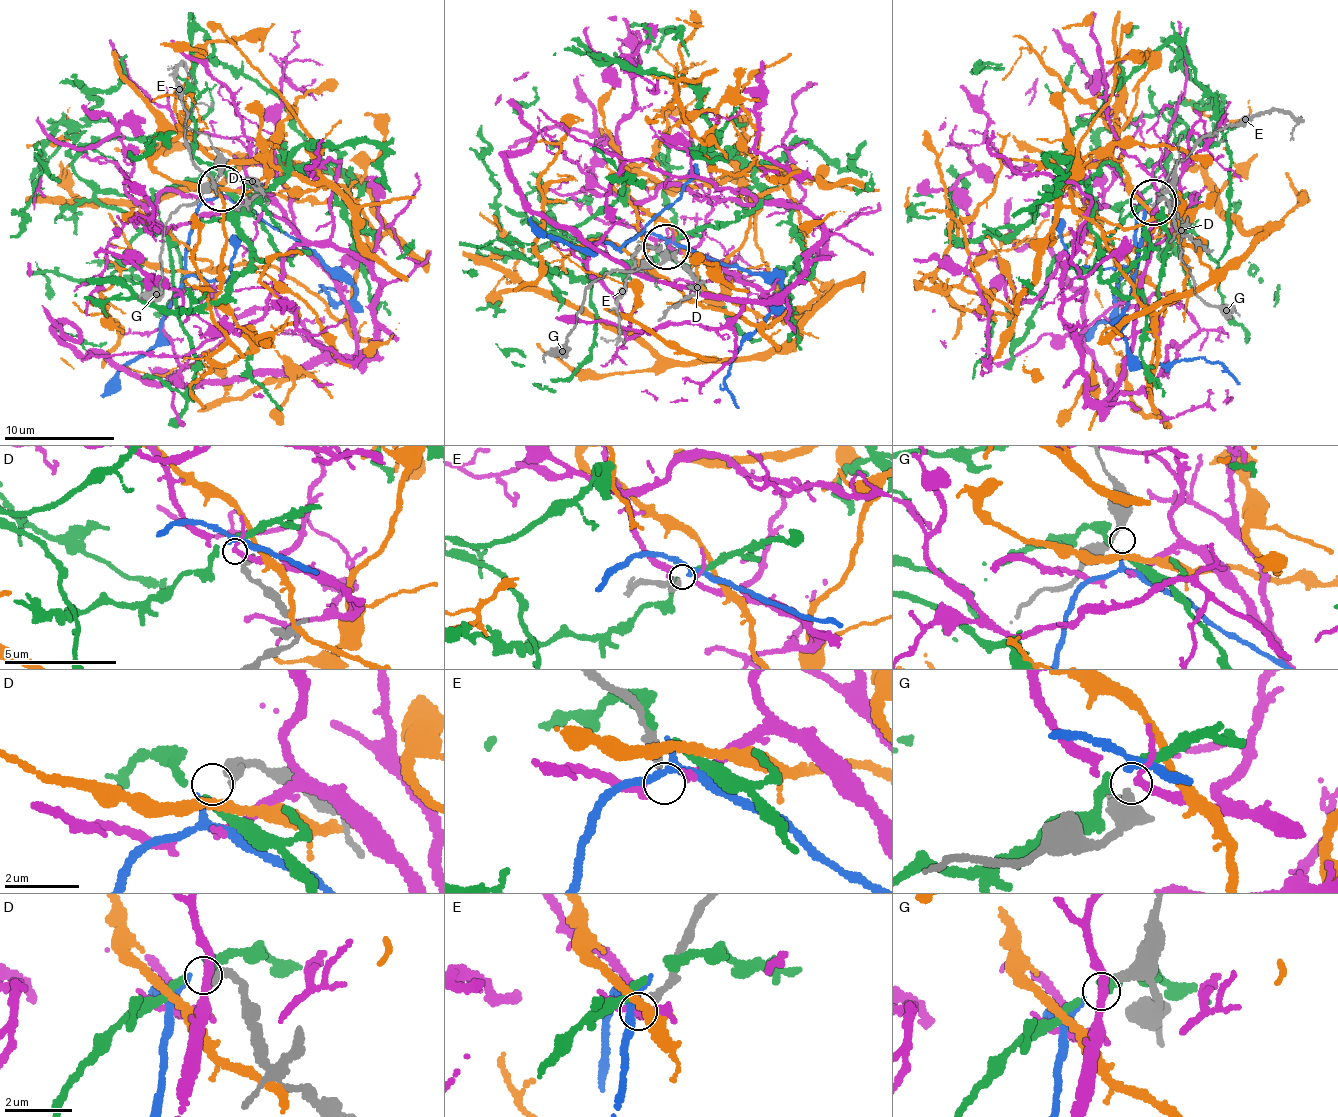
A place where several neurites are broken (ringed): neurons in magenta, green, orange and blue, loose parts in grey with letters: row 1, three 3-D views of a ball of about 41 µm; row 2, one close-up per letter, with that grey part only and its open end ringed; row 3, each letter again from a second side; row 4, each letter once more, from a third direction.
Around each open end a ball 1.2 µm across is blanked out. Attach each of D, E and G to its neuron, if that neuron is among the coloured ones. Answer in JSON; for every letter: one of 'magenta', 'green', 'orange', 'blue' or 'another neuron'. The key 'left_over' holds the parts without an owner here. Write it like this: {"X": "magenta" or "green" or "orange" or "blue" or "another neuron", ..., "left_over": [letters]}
{"D": "green", "E": "another neuron", "G": "blue", "left_over": ["E"]}

